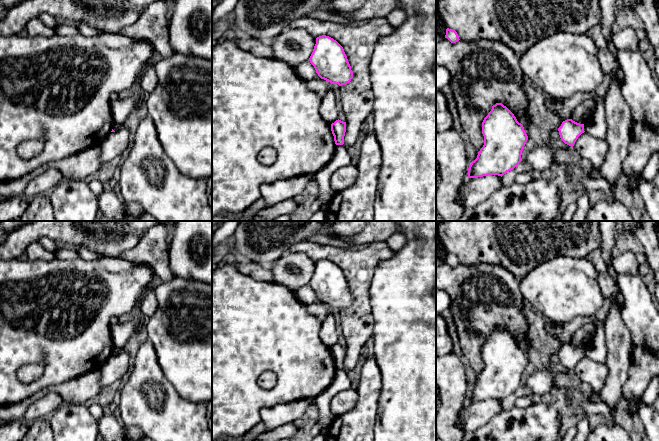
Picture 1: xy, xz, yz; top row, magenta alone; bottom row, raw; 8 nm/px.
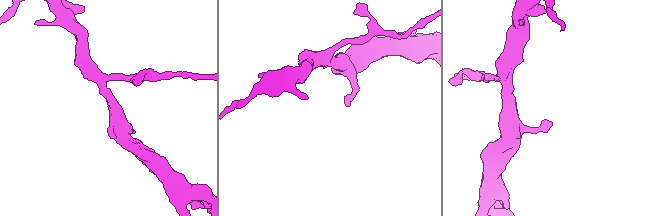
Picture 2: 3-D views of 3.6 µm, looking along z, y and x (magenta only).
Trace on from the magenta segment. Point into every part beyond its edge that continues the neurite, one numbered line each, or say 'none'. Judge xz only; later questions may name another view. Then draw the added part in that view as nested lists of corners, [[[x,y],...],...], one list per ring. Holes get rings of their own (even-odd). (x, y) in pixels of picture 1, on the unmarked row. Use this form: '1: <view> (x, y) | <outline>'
none

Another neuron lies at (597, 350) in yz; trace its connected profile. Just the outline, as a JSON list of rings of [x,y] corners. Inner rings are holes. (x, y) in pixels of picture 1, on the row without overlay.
[[[601,320],[590,344],[584,348],[584,355],[599,363],[606,363],[607,344],[605,337],[605,320]]]

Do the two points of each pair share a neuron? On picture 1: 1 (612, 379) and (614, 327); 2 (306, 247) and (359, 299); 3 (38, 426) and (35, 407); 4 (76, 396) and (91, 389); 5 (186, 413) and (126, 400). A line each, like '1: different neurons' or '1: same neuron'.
1: same neuron
2: same neuron
3: different neurons
4: same neuron
5: same neuron

